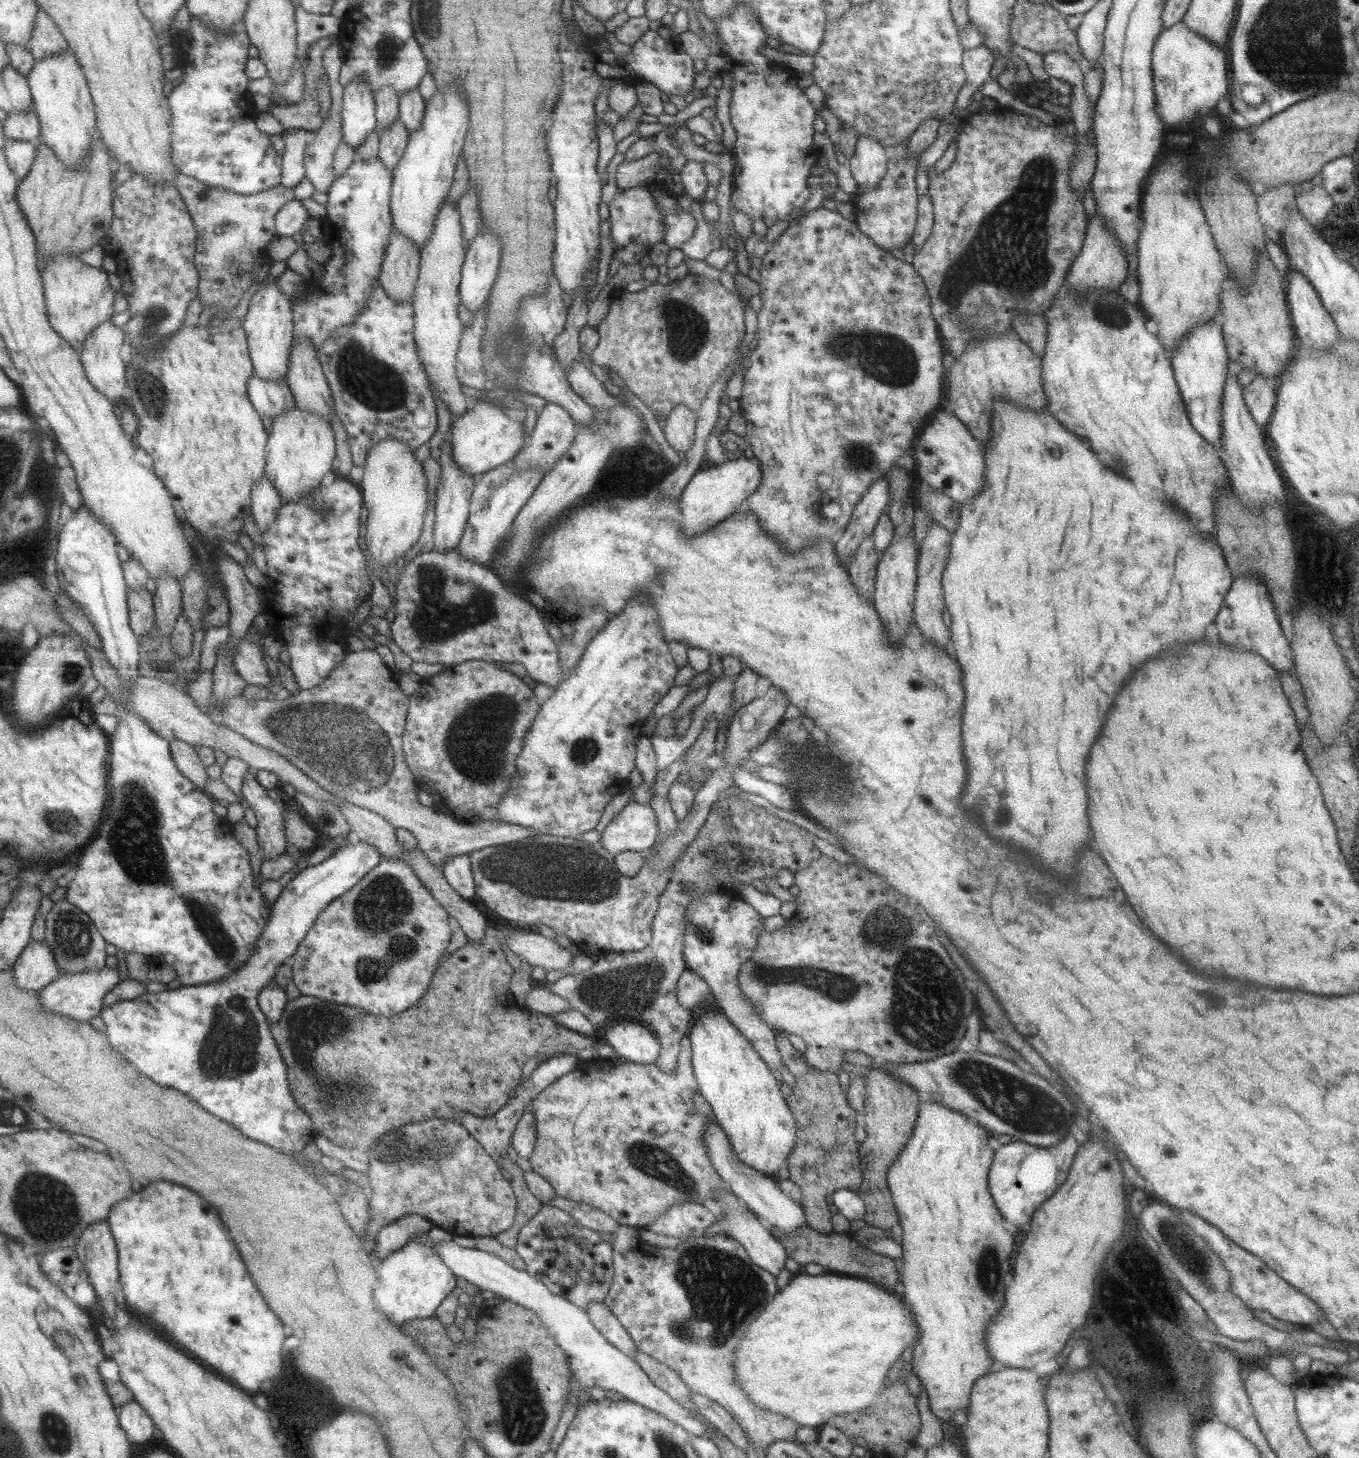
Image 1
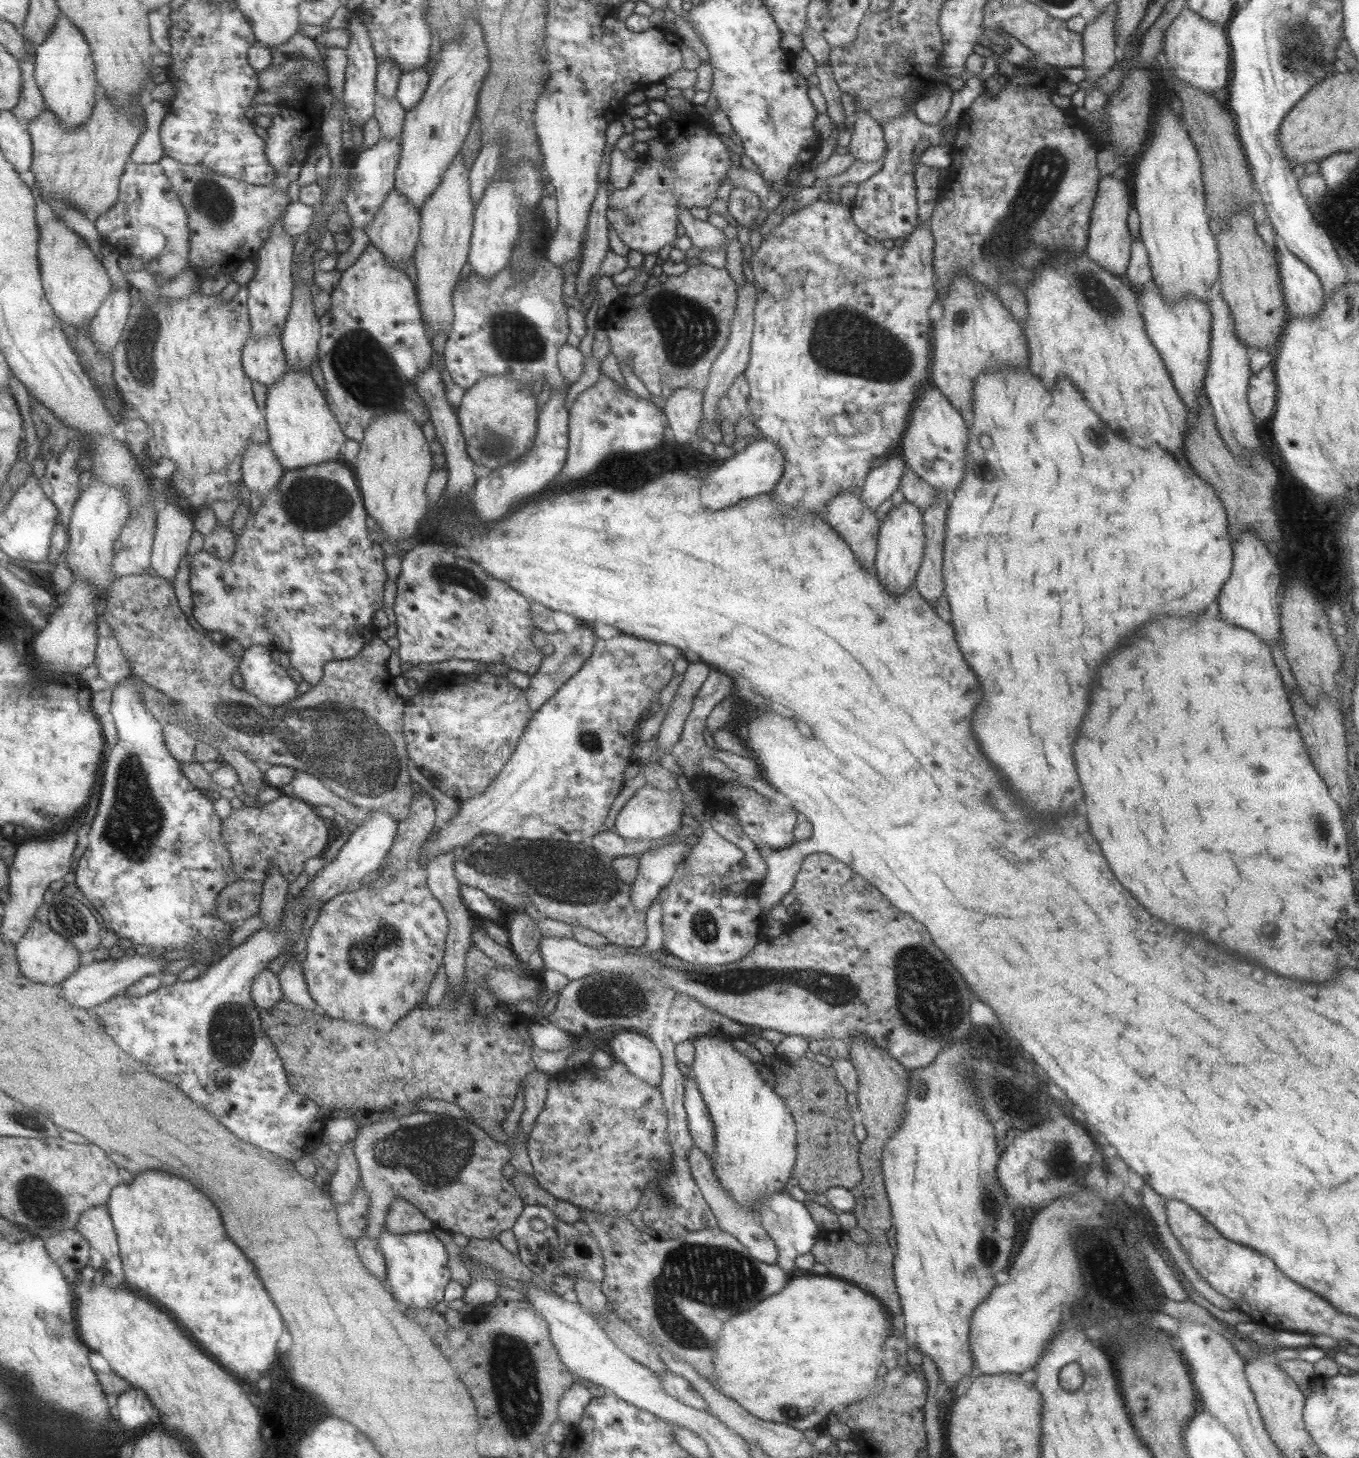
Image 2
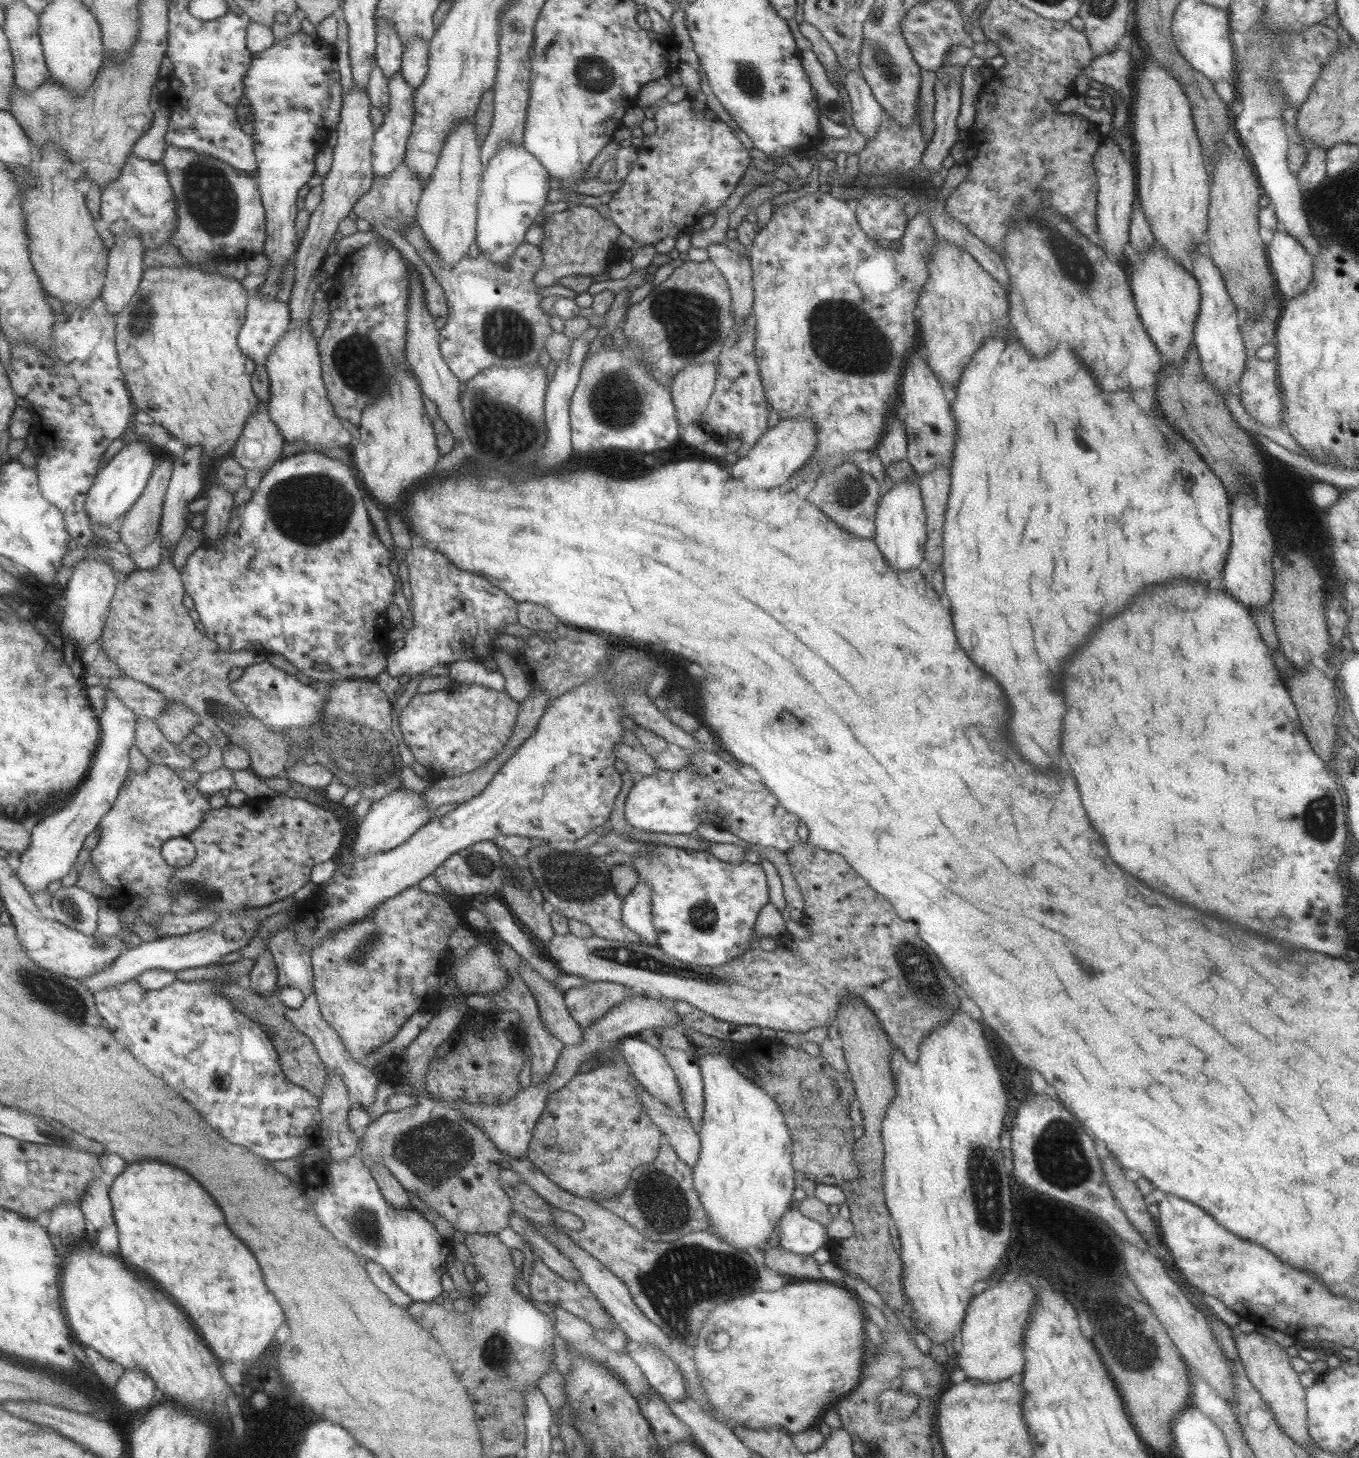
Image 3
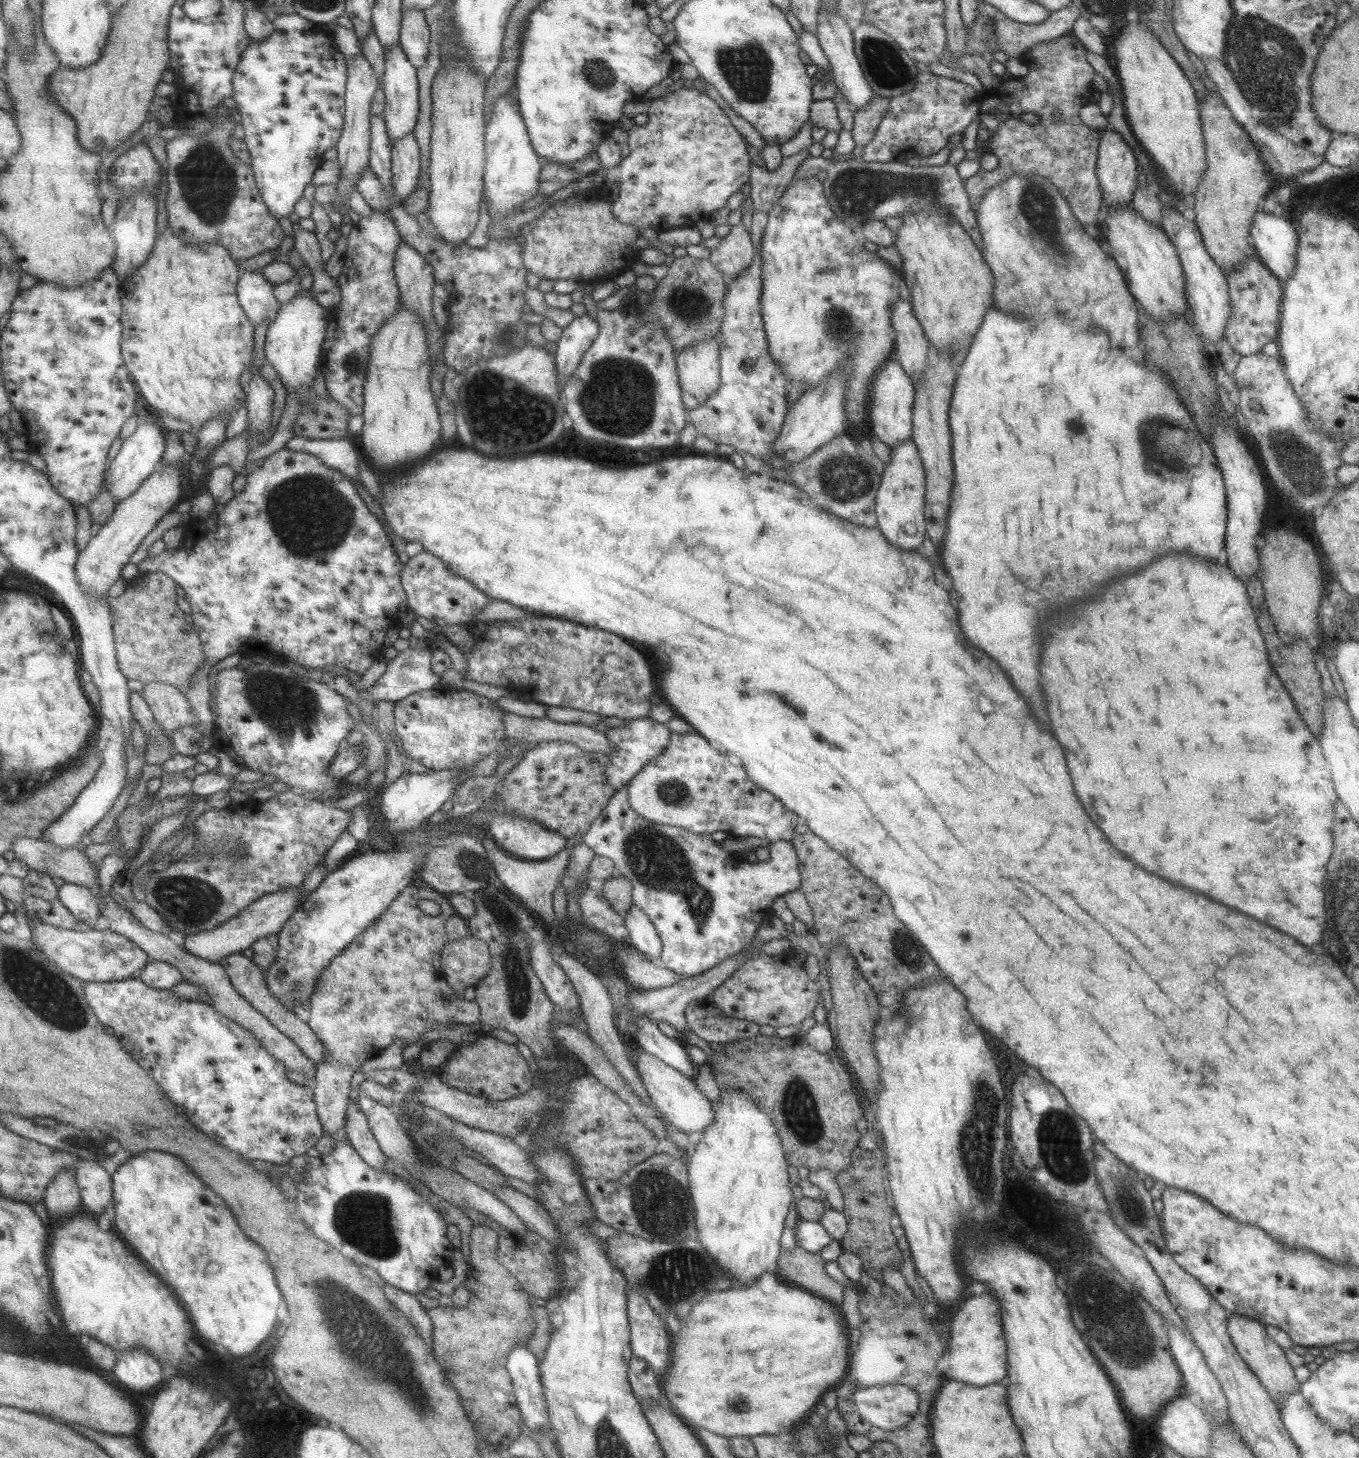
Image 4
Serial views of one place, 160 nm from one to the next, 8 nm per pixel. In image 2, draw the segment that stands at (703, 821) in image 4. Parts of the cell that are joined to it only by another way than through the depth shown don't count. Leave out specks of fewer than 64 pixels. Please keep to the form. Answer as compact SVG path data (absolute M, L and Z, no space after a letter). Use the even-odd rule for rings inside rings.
M722 775L715 778L708 776L692 778L691 784L693 784L694 793L707 808L726 809L727 812L734 814L738 818L740 828L758 849L777 850L789 847L790 843L795 842L793 829L798 815L795 814L793 806L778 806L774 801L769 801L753 789L739 784L736 779L735 781L731 777L727 779ZM647 784L627 800L615 817L611 830L625 840L655 840L670 835L679 825L680 816L685 813L682 792L659 790Z

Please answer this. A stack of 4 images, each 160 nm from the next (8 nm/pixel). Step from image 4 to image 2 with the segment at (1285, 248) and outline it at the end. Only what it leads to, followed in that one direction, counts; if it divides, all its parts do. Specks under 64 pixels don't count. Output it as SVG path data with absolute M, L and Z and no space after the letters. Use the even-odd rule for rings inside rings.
M1285 248L1276 252L1282 297L1289 317L1311 318L1324 305L1324 292L1317 275Z

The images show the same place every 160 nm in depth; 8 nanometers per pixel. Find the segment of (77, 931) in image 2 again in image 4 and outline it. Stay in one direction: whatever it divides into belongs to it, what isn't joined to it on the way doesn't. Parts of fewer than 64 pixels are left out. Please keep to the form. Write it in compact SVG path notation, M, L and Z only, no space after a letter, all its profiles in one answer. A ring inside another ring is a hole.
M65 882L60 886L57 897L85 927L95 928L101 911L98 898L90 888Z

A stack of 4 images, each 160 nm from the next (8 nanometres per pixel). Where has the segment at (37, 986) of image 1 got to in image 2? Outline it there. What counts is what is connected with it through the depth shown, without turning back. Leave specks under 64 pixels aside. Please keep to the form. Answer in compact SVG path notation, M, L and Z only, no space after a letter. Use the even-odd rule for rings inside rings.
M35 919L26 937L18 945L18 961L23 975L39 983L62 984L71 975L75 974L81 966L82 954L75 949L71 940L59 935L50 925L38 922Z

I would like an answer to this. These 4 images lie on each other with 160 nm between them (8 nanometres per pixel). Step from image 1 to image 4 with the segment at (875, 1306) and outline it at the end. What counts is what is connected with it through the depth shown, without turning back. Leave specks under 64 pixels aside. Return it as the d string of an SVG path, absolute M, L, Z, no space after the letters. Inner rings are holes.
M782 1282L779 1288L771 1293L761 1291L755 1284L743 1288L731 1288L723 1292L707 1294L699 1304L691 1307L691 1316L687 1322L681 1324L679 1333L671 1333L670 1362L663 1379L660 1380L662 1394L668 1402L669 1408L675 1408L677 1414L685 1420L687 1426L701 1426L709 1432L725 1438L741 1435L752 1437L755 1435L775 1435L784 1441L792 1440L798 1426L809 1418L817 1402L822 1401L823 1394L829 1388L836 1387L838 1381L846 1375L848 1370L849 1342L847 1340L846 1321L843 1313L831 1301L827 1301L807 1290L794 1287Z

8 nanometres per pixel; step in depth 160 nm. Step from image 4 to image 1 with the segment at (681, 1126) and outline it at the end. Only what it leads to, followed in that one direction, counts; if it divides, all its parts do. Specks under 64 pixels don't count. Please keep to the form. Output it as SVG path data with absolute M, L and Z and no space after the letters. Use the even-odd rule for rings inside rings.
M617 1019L604 1027L608 1046L615 1051L616 1059L640 1065L653 1065L660 1045L645 1024L639 1021Z

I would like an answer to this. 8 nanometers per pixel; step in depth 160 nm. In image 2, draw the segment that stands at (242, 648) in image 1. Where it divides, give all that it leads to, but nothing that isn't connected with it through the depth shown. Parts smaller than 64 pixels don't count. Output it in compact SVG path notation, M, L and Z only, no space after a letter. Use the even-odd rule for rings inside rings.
M262 644L247 648L239 666L243 676L243 688L271 708L285 706L299 696L294 679L289 678L293 686L285 686L285 669L269 656L269 650Z

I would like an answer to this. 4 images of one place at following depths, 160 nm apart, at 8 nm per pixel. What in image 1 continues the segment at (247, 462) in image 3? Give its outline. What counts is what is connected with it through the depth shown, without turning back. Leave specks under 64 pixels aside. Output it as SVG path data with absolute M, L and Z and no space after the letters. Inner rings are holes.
M263 475L251 487L251 512L256 527L260 532L265 532L274 521L278 508L281 507L281 499L273 485Z

